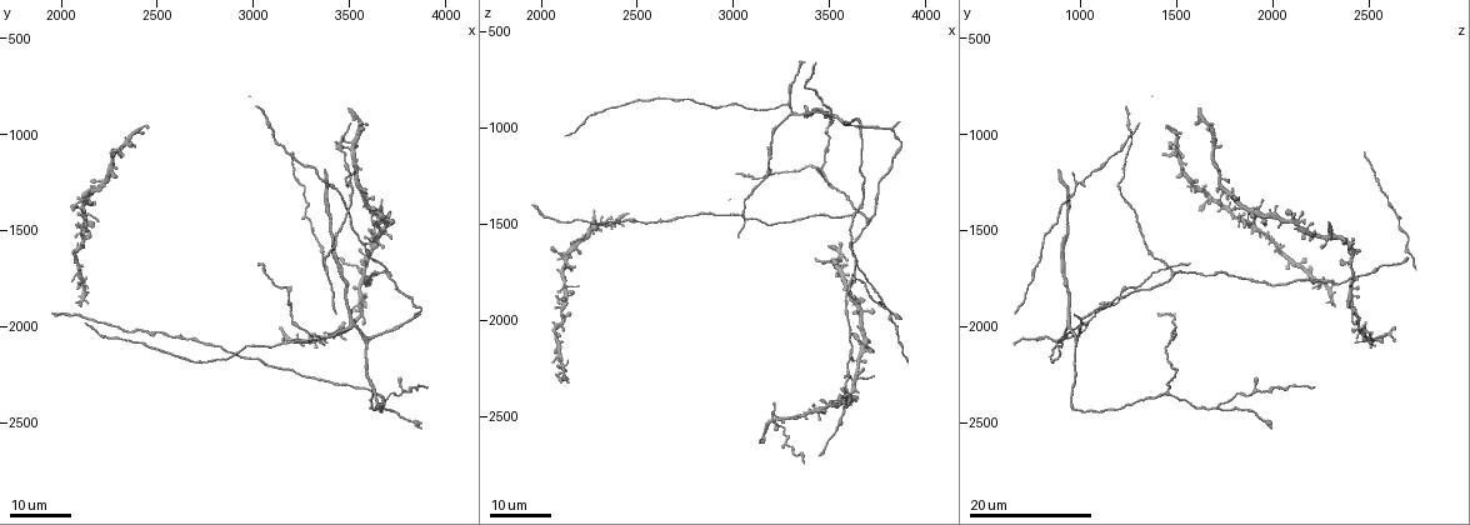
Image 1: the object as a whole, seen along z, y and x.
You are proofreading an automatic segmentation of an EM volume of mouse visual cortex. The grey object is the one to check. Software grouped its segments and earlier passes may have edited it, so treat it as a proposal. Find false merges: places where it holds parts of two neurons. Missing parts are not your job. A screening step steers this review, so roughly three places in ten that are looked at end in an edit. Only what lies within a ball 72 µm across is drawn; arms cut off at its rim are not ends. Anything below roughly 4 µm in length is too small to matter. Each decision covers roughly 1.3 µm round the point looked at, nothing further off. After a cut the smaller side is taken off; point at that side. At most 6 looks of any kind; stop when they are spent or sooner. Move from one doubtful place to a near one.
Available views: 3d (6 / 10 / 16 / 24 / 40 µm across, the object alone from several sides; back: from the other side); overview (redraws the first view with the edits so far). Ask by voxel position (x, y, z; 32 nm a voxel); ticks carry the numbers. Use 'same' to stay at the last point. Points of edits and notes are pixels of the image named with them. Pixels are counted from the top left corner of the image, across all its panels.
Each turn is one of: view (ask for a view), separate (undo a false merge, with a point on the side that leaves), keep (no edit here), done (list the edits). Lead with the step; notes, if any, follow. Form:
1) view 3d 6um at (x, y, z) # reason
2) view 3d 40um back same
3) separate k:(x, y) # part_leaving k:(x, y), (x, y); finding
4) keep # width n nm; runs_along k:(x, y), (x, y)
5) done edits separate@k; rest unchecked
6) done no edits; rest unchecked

view 3d 16um at (3310, 2040, 940) # three-way junction

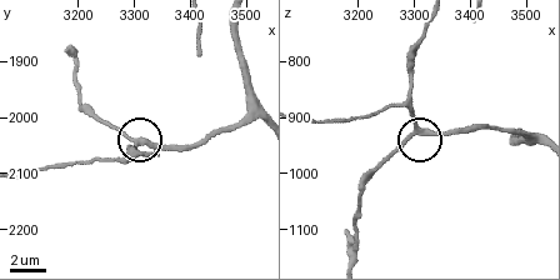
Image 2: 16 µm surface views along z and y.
view 3d 6um at (3300, 2040, 920)

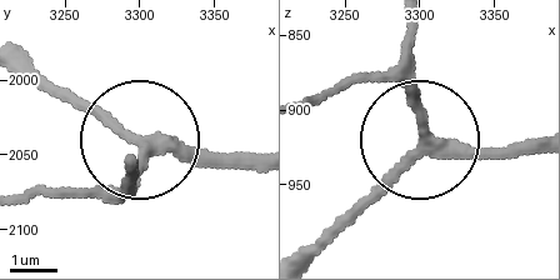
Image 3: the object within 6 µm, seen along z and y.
view 3d 6um back at (3304, 2042, 922)

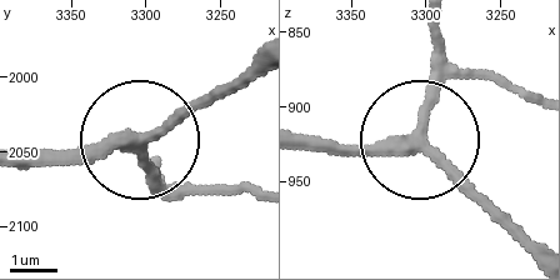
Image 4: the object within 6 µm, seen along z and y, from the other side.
keep # arms 3; runs_along 4:(309, 139), (429, 151), (520, 243); continuous, no second neuron

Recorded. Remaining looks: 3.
view 3d 16um at (3590, 2100, 990)

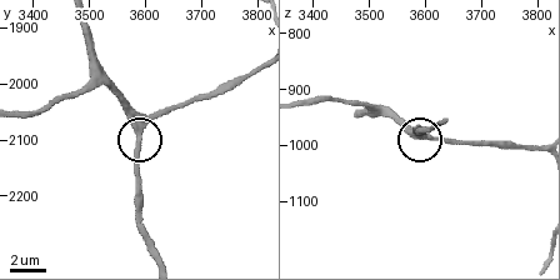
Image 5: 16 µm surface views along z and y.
view 3d 10um same

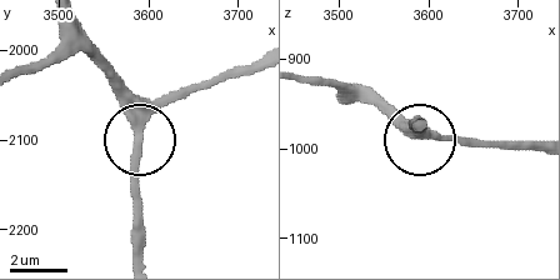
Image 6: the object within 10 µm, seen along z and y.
keep # one neuron here

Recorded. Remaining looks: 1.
done no edits; rest unchecked

